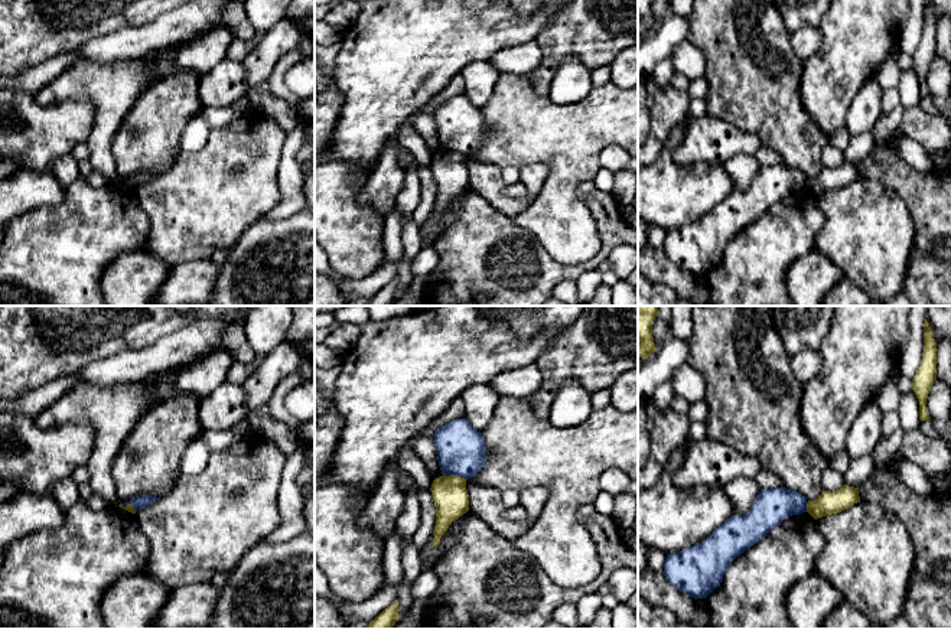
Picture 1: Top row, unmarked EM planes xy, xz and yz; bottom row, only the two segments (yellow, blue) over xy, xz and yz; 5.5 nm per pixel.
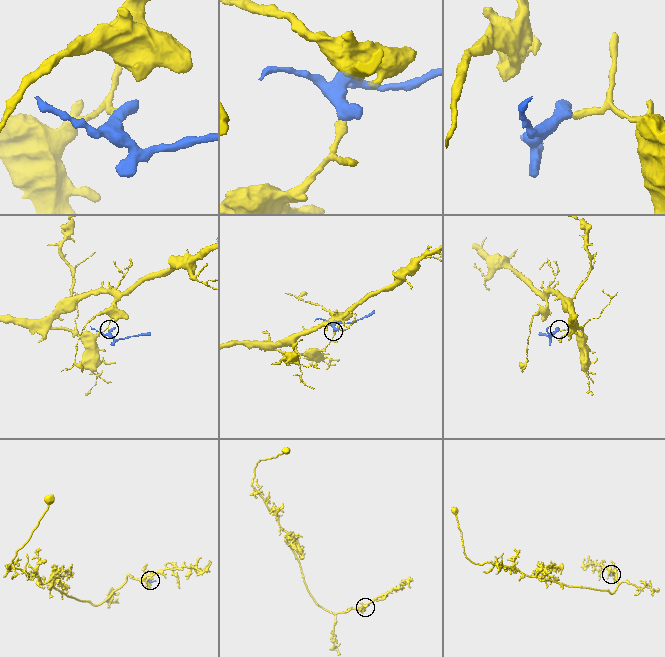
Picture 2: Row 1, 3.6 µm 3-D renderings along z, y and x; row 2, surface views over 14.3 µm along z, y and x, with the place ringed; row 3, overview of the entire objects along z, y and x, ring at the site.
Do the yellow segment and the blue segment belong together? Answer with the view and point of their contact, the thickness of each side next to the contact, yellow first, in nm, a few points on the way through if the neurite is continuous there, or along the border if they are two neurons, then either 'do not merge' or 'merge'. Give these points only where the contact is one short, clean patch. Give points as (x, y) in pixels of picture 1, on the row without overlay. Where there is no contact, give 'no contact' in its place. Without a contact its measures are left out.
meets yellow in xz at (455, 153); 190 nm thick on the yellow side, 280 nm on the other; border along xz (443, 150), (466, 156); do not merge

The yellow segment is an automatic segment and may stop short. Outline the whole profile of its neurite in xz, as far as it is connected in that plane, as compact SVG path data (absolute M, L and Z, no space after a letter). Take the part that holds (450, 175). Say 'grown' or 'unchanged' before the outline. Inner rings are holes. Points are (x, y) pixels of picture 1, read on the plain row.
unchanged | M443 151L431 160L430 167L436 183L434 224L440 221L440 215L449 202L469 188L466 157L468 156L455 151Z

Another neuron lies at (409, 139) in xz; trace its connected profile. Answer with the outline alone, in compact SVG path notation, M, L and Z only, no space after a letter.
M401 126L397 138L400 147L410 151L417 164L431 164L434 156L427 149L421 134L418 134L411 126Z

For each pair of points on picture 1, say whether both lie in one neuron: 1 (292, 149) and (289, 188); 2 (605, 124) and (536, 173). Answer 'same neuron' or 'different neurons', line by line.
1: same neuron
2: different neurons

